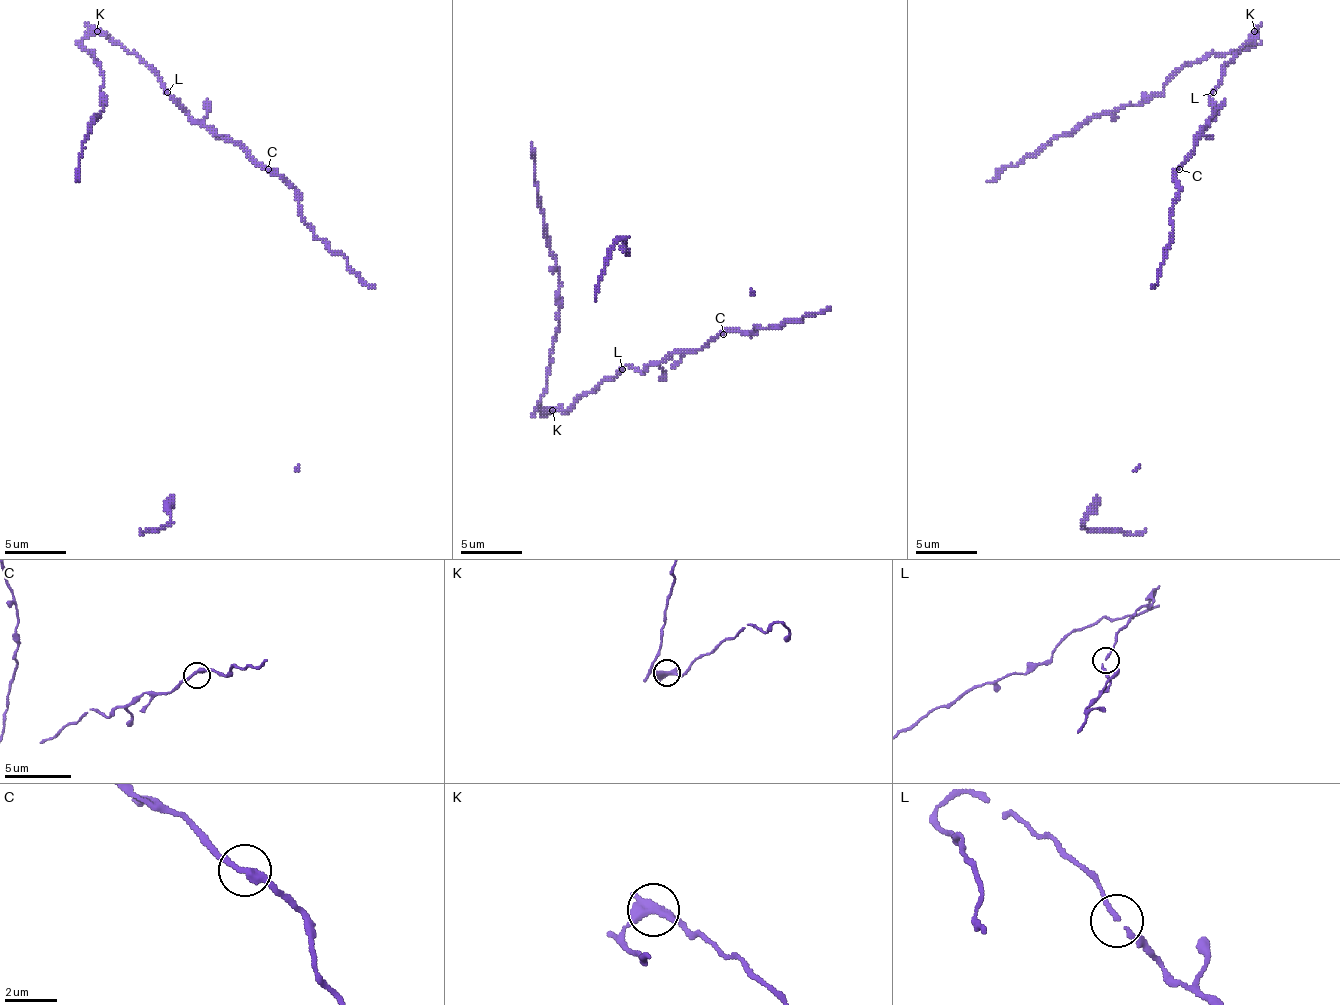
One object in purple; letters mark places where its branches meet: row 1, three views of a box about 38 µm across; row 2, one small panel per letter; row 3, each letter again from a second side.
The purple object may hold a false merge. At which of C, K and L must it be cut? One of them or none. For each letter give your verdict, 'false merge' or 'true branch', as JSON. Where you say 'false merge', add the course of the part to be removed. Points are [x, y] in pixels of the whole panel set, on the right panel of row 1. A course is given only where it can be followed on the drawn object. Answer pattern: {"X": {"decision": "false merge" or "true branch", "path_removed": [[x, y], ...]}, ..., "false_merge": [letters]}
{"C": {"decision": "true branch"}, "K": {"decision": "false merge"}, "L": {"decision": "true branch"}, "false_merge": ["K"]}

